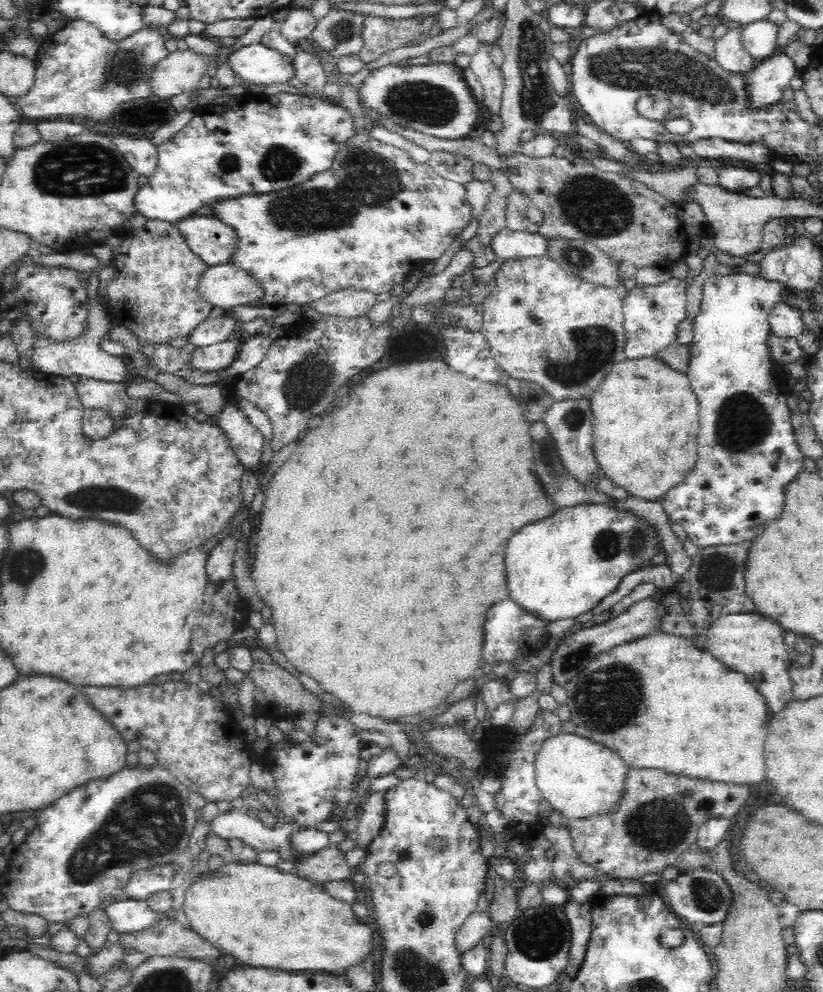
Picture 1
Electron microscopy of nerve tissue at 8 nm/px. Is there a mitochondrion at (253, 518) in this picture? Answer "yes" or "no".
no

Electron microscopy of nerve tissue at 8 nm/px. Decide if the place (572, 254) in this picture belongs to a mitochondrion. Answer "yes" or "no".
yes

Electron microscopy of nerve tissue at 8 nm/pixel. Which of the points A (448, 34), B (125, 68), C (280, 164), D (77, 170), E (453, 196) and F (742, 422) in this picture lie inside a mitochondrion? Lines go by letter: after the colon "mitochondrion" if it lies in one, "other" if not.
A: other
B: mitochondrion
C: mitochondrion
D: mitochondrion
E: other
F: mitochondrion

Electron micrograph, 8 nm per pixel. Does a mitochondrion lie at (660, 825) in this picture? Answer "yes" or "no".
yes

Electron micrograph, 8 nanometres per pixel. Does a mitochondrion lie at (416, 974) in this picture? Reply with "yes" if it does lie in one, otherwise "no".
yes

